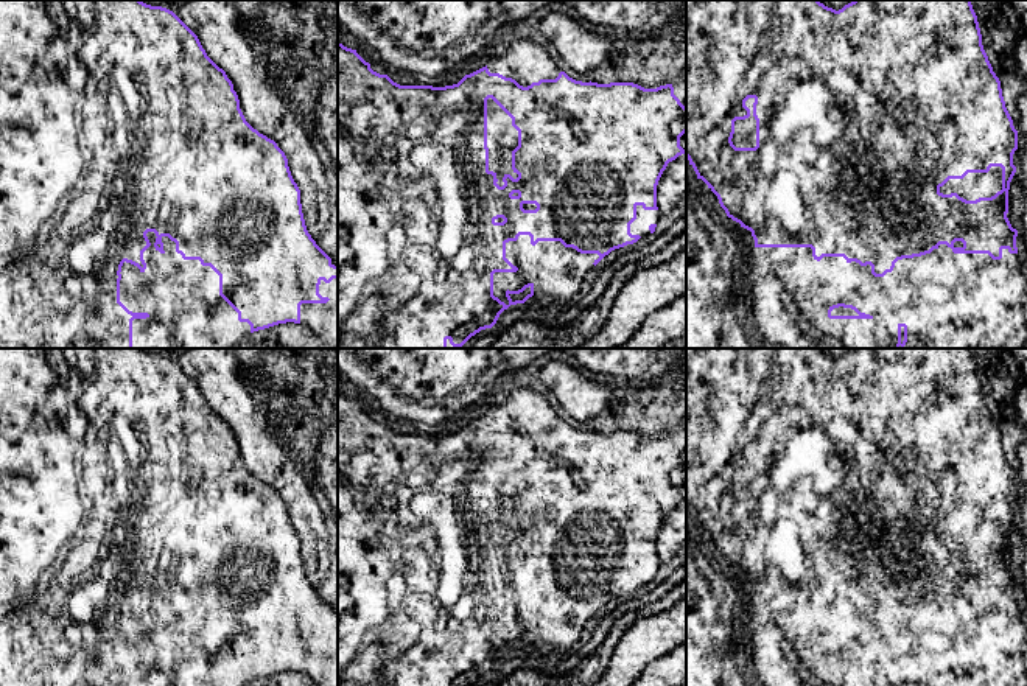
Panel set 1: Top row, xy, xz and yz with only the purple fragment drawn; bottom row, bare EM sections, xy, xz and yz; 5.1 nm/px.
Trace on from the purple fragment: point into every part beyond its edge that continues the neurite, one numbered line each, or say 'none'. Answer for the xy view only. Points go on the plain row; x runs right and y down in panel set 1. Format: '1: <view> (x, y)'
1: xy (182, 647)

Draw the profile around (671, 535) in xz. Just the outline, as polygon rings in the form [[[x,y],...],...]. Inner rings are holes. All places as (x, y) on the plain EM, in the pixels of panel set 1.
[[[686,501],[669,510],[657,534],[660,563],[671,560],[686,543]]]

